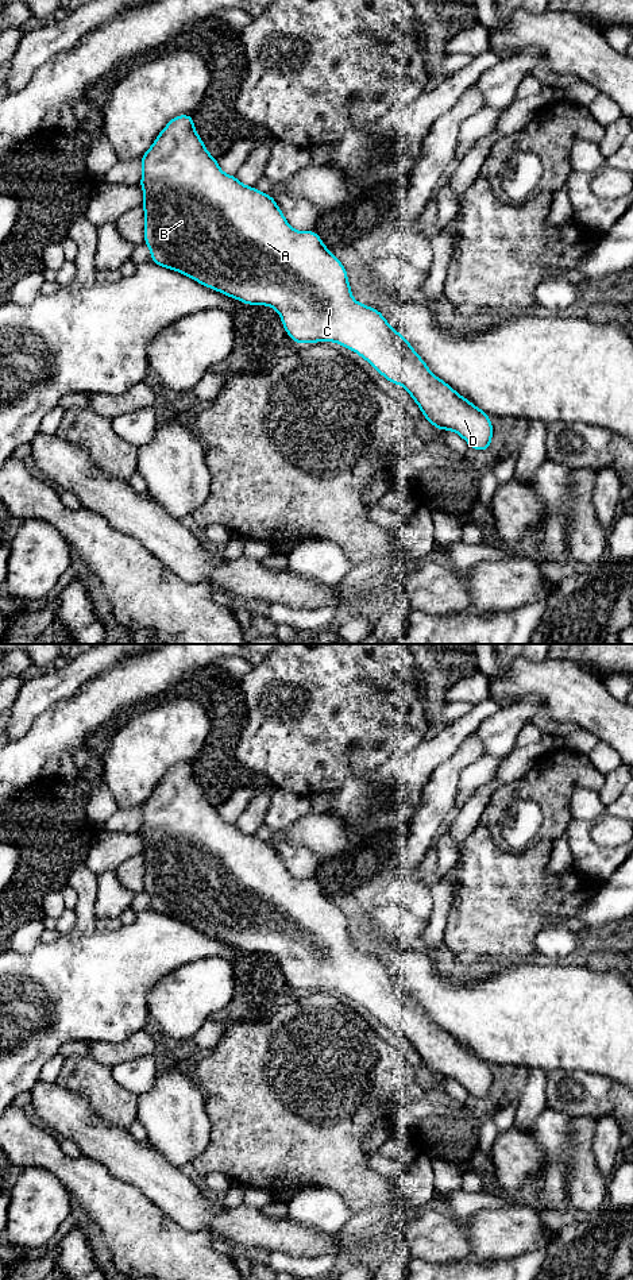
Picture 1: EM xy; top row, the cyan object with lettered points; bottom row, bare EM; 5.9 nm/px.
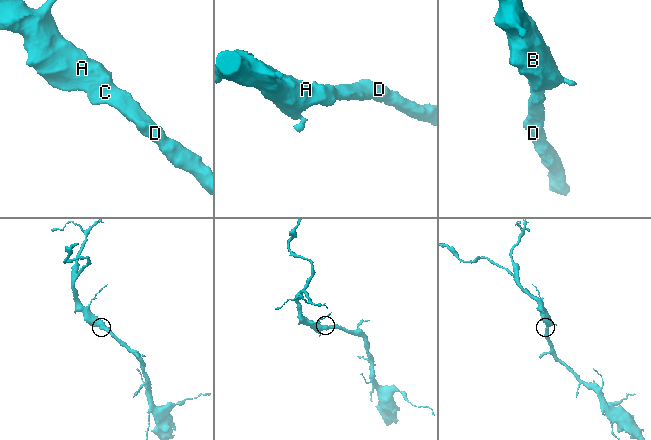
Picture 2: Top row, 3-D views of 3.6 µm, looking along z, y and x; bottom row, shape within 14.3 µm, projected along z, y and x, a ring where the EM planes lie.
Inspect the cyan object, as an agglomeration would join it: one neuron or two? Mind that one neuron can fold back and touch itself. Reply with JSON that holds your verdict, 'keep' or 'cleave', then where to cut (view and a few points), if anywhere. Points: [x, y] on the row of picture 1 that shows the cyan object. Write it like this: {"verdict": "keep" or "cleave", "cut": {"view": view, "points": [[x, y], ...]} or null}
{"verdict": "keep", "cut": null}

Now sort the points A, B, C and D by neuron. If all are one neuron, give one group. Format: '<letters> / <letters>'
A B C D

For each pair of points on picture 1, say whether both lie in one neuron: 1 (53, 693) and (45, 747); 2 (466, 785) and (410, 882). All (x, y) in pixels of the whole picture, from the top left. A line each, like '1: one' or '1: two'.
1: two
2: two

